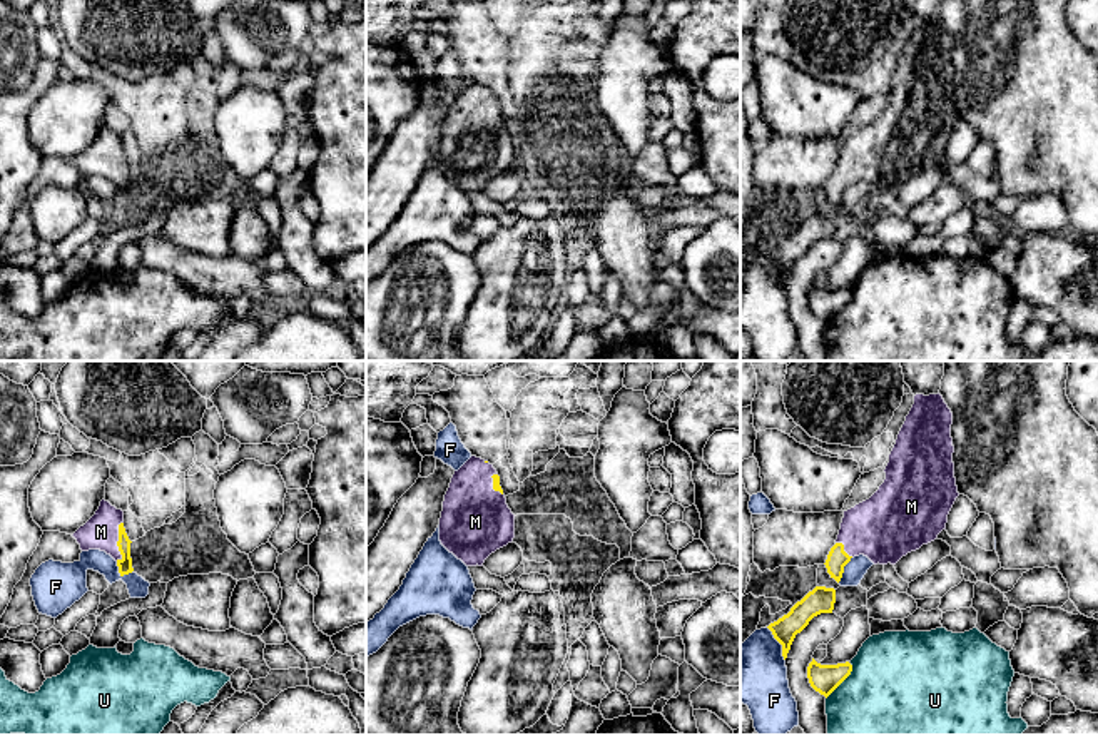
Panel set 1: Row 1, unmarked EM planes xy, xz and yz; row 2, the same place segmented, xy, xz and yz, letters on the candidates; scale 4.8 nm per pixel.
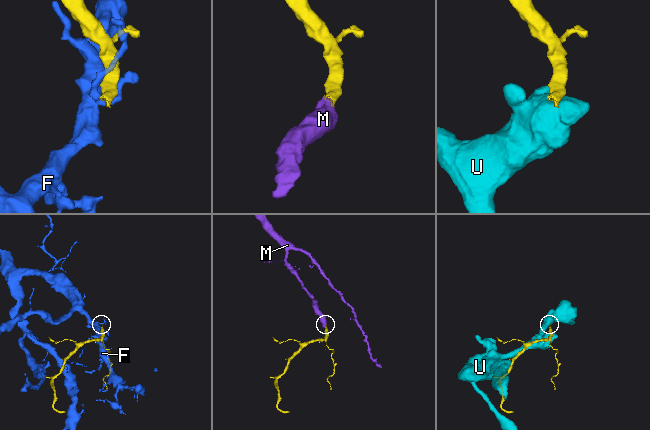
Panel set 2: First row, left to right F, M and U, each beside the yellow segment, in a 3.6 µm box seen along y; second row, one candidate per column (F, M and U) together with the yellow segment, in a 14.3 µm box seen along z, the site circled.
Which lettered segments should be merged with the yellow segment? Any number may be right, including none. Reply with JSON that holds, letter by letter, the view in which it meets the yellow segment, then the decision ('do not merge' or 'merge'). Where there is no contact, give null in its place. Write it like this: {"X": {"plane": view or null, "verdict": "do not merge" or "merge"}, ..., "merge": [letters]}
{"F": {"plane": "yz", "verdict": "do not merge"}, "M": {"plane": "xy", "verdict": "merge"}, "U": {"plane": "yz", "verdict": "do not merge"}, "merge": ["M"]}

